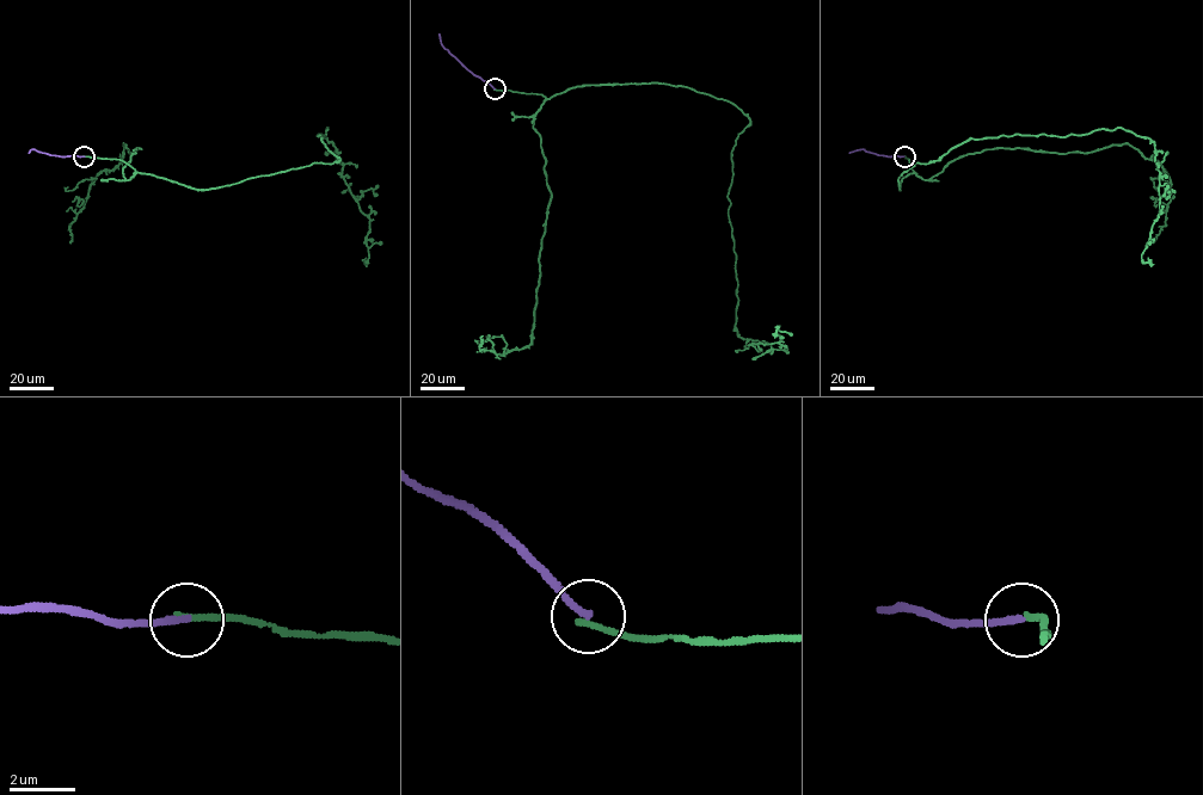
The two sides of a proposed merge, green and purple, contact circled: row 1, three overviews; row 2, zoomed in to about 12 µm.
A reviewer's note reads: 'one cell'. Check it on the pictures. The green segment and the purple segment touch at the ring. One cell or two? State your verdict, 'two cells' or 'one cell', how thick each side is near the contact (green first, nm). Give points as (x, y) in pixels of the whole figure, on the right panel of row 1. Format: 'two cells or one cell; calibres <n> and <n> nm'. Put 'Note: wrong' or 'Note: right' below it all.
two cells; calibres 200 and 200 nm
Note: wrong

